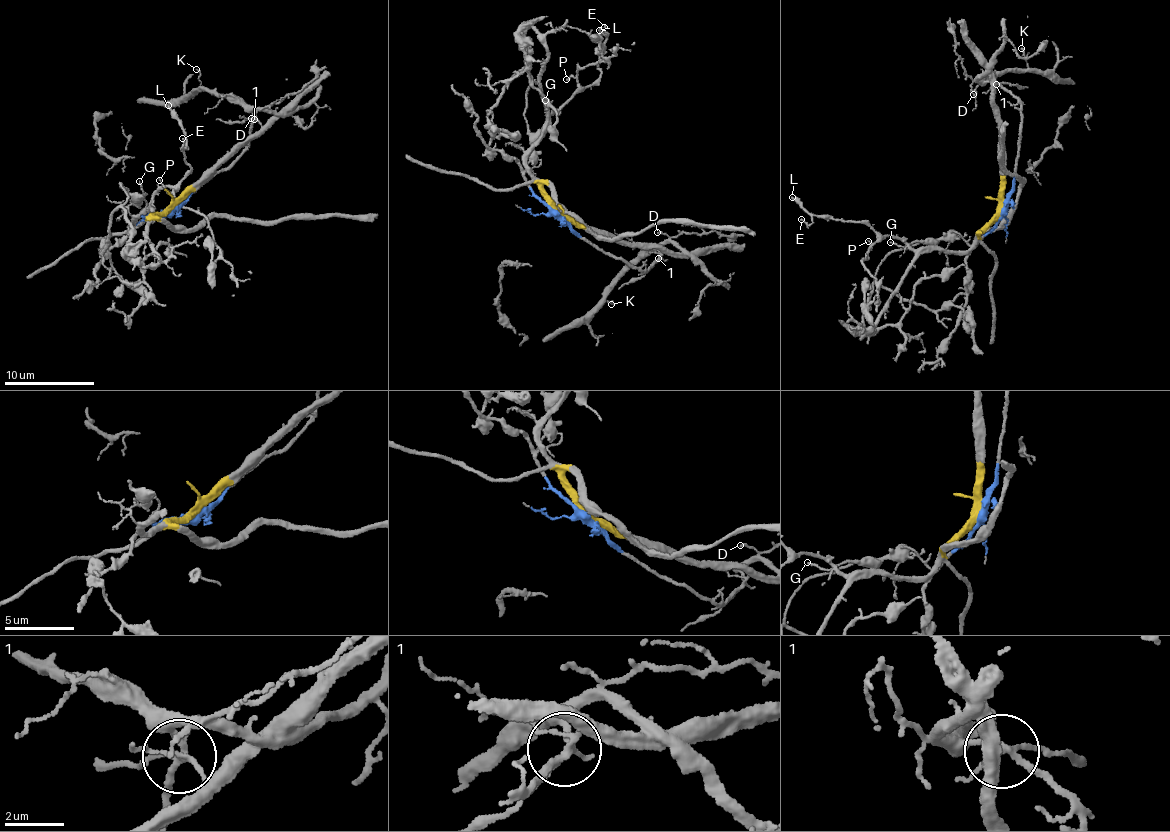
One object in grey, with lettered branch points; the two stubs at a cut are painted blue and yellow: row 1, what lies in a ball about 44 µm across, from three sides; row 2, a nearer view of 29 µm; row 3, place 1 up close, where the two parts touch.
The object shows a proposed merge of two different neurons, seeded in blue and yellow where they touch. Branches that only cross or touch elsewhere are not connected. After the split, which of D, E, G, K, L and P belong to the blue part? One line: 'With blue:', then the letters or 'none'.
With blue: D, G, K

